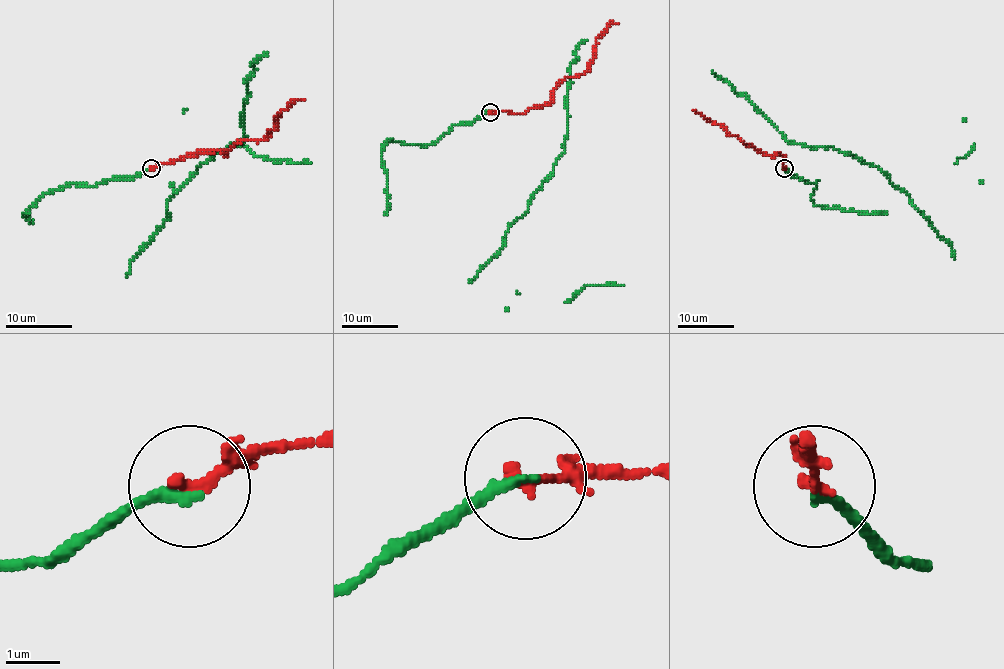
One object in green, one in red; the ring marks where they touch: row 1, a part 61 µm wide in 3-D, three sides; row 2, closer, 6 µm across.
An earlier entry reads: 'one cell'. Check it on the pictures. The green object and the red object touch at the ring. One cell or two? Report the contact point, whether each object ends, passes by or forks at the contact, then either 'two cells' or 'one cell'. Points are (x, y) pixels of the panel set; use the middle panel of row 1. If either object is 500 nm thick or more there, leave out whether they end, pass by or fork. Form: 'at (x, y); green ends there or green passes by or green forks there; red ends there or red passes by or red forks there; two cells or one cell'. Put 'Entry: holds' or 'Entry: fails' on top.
Entry: holds
at (490, 112); green ends there; red ends there; one cell

